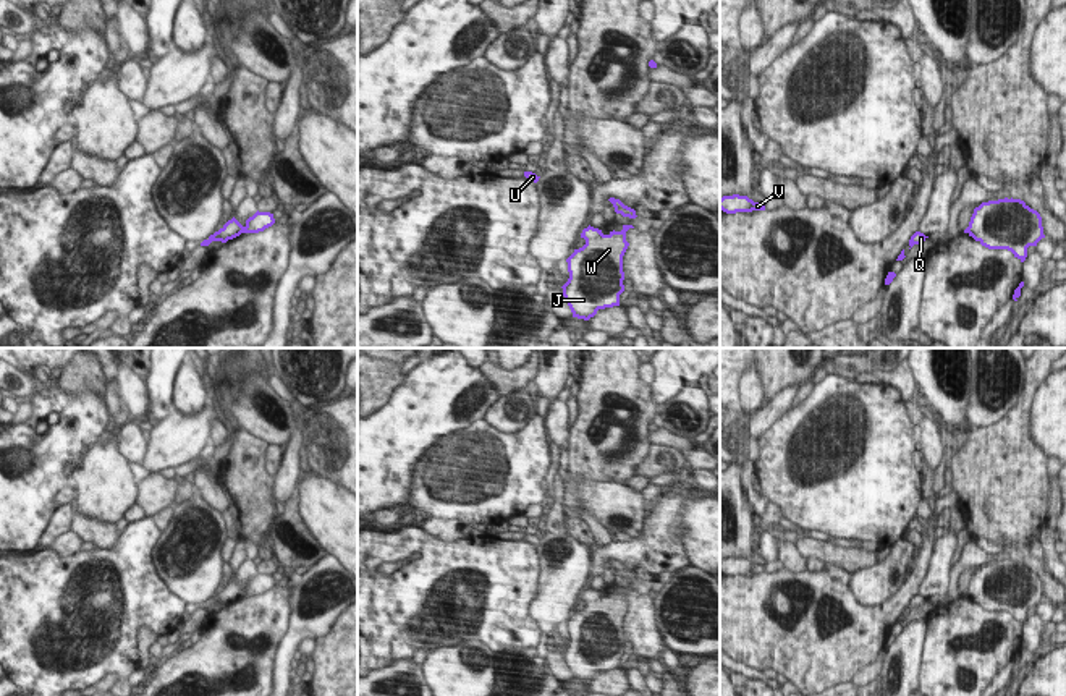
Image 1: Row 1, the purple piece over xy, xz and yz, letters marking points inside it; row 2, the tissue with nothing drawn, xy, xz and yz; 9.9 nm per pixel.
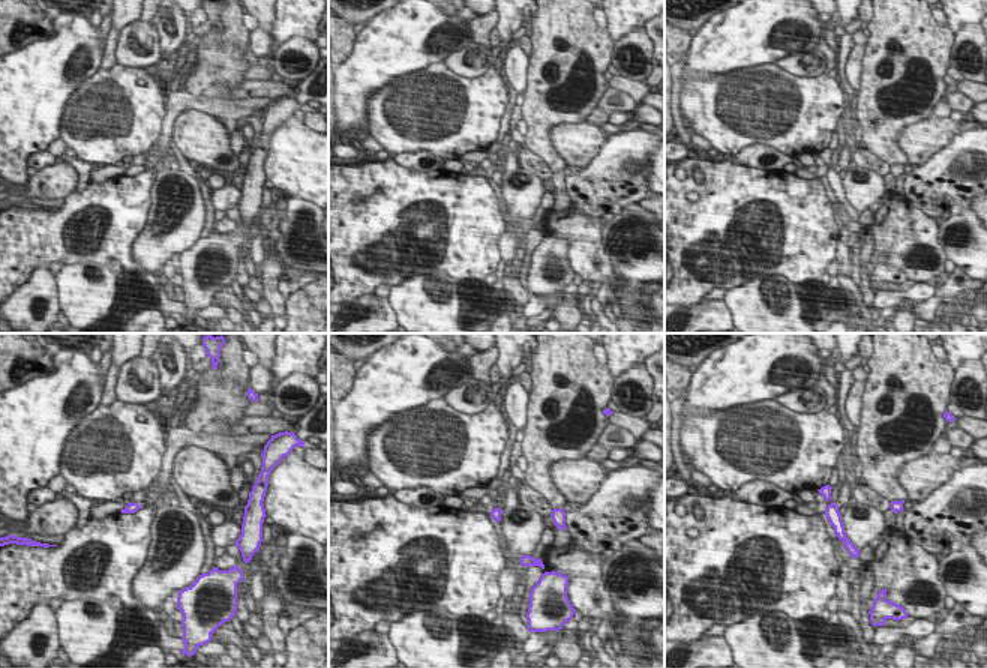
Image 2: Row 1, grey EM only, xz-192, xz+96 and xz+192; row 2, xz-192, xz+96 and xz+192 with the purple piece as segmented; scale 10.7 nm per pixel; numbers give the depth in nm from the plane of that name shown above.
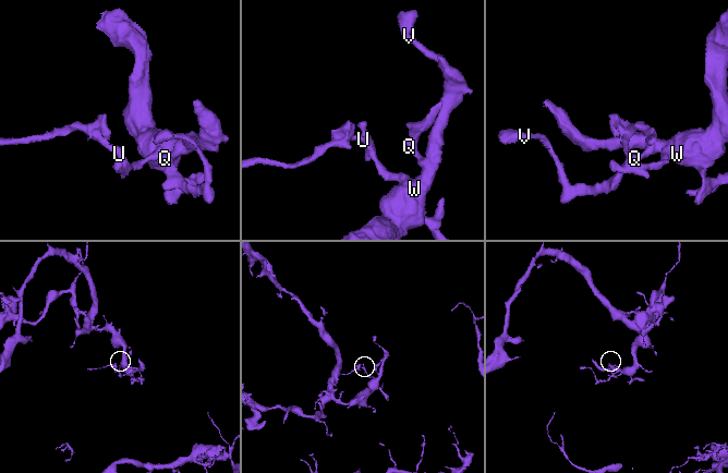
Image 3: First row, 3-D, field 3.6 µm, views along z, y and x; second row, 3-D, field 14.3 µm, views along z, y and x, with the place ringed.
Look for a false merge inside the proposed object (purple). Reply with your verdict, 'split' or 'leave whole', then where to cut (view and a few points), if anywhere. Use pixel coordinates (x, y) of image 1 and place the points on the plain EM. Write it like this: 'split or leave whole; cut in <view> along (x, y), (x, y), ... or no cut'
leave whole; no cut

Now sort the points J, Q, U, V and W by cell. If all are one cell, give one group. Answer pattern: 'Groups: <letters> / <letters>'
Groups: J Q U V W

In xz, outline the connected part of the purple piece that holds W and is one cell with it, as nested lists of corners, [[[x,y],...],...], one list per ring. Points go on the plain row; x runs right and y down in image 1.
[[[590,588],[582,592],[581,601],[586,607],[566,622],[569,641],[561,649],[573,680],[589,683],[599,672],[620,668],[629,591],[634,589],[623,588],[621,594],[613,592],[608,597]]]

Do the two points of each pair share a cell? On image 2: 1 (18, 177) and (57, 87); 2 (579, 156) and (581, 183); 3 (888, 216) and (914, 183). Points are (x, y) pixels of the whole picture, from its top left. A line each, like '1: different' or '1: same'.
1: same
2: different
3: different

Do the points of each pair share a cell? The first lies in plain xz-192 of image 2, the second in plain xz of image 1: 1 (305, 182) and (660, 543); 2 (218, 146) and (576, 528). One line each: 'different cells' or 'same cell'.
1: different cells
2: different cells

